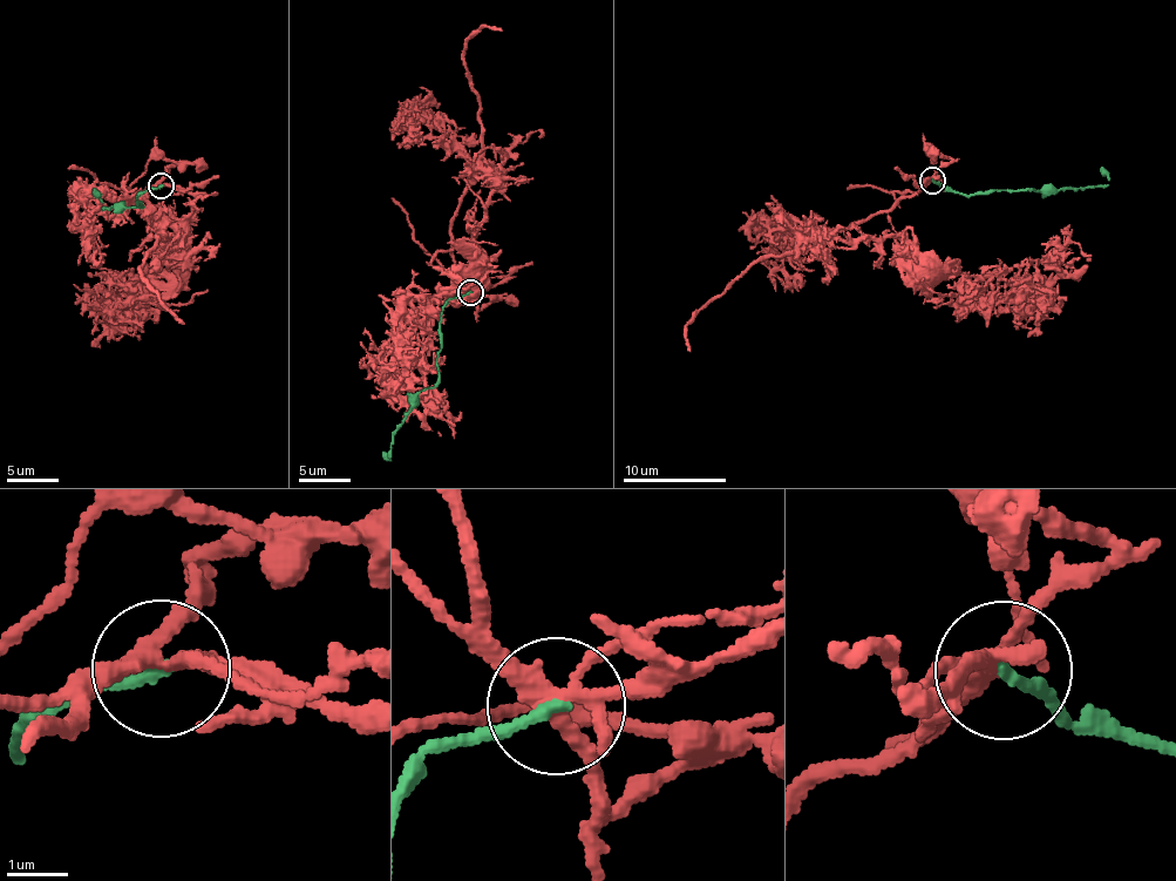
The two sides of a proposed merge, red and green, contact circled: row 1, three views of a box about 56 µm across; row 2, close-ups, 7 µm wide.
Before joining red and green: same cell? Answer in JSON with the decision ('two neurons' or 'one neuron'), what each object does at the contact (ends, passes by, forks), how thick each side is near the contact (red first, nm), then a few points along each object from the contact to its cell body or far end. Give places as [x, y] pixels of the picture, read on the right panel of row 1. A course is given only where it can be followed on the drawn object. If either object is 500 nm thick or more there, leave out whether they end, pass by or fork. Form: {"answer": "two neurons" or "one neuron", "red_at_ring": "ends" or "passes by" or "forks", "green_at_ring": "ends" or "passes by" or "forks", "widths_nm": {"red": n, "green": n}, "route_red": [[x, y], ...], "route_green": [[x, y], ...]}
{"answer": "two neurons", "red_at_ring": "forks", "green_at_ring": "ends", "widths_nm": {"red": 280, "green": 200}, "route_red": [[932, 181], [831, 231], [829, 242], [841, 248], [892, 237], [990, 300], [1033, 293], [1058, 258], [1092, 255]], "route_green": [[932, 181], [962, 195], [990, 195], [998, 189], [1052, 191], [1105, 187], [1108, 175], [1101, 168]]}

